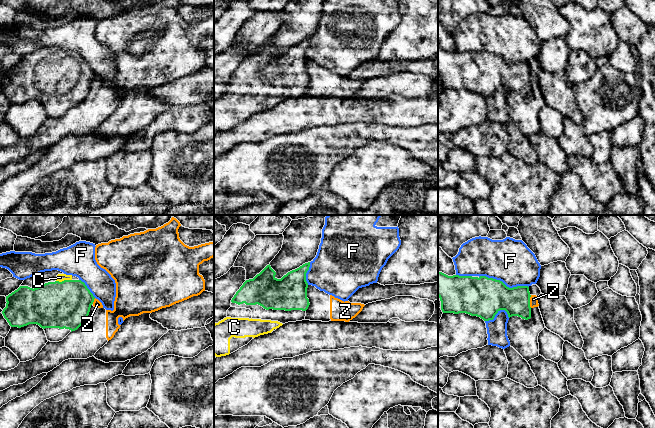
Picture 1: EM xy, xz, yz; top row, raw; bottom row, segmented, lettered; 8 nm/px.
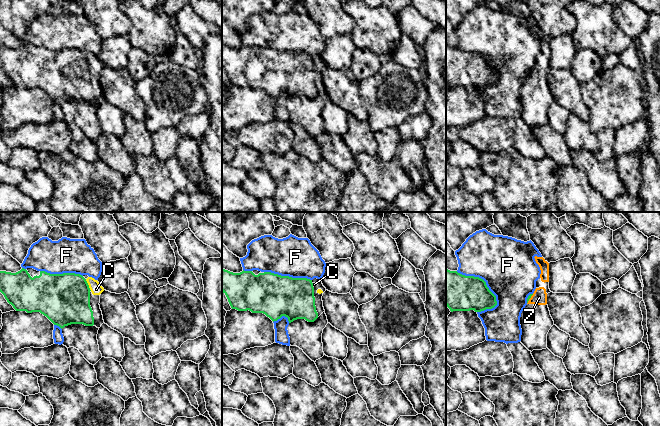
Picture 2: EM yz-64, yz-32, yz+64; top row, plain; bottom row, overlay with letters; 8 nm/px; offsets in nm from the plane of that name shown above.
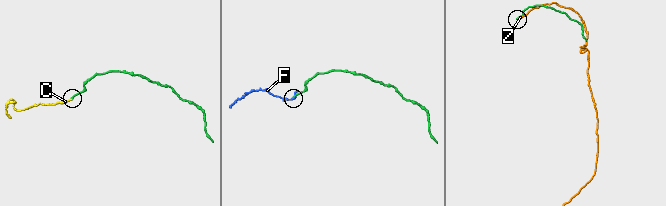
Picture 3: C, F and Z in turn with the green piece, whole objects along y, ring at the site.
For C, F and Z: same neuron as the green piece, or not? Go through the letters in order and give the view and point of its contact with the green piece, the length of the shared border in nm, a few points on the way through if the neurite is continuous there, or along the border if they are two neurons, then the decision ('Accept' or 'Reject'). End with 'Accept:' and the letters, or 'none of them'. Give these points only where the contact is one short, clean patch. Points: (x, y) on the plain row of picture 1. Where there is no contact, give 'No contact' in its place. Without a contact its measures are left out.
C: Touches green at xy (63, 57). Shared border 130 nm. Path across: xy (66, 80), (63, 57), (60, 53). Accept
F: Touches green at yz (503, 59). Shared border 400 nm. Reject
Z: Touches green at yz (529, 77). Shared border 100 nm. Boundary: yz (531, 71), (530, 83). Reject
Accept: C

